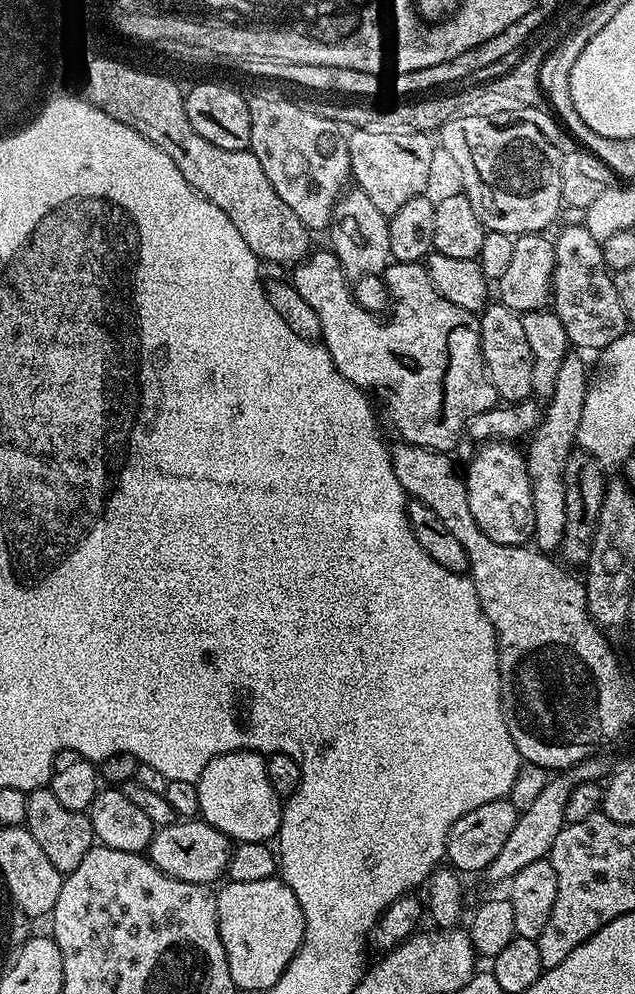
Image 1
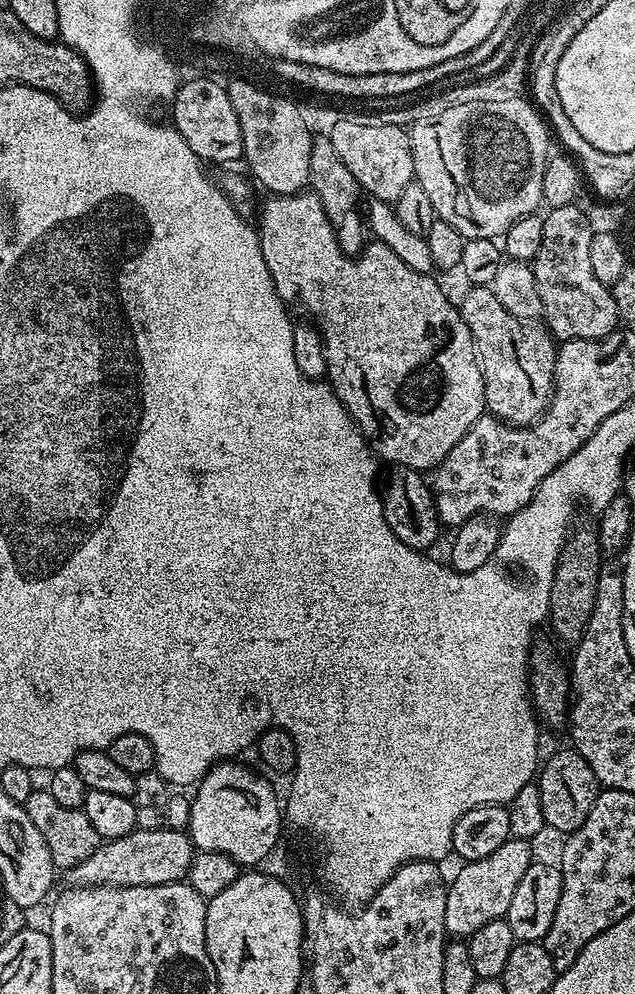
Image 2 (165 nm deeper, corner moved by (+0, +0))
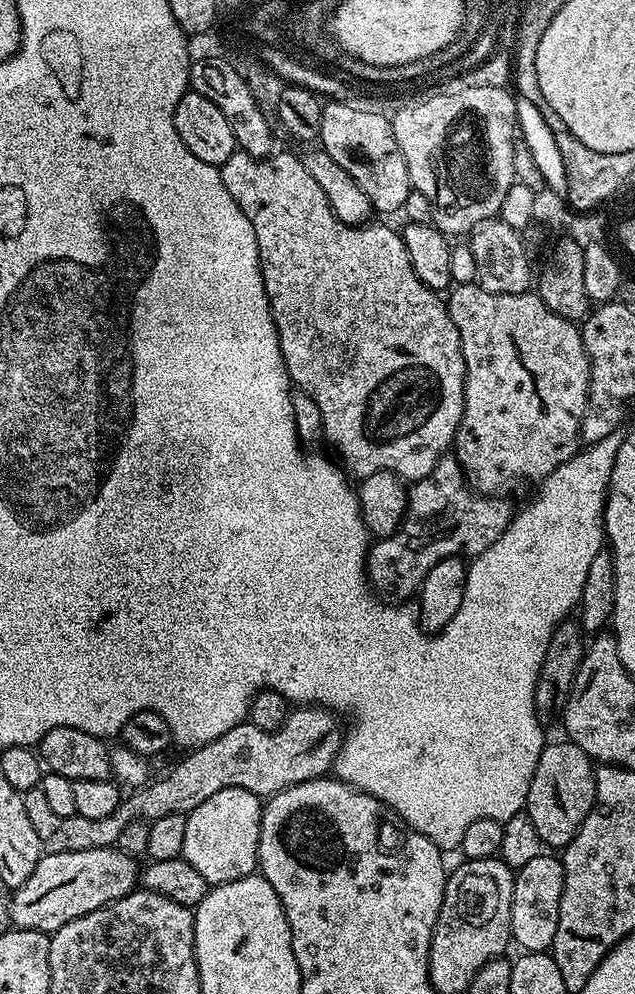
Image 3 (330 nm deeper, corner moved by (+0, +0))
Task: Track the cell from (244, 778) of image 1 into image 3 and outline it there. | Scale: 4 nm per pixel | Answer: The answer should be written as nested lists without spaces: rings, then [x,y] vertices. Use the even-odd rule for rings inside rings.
[[[227,788],[206,798],[202,806],[187,813],[186,842],[182,859],[190,862],[209,886],[229,884],[253,875],[260,854],[261,797],[250,790]]]

